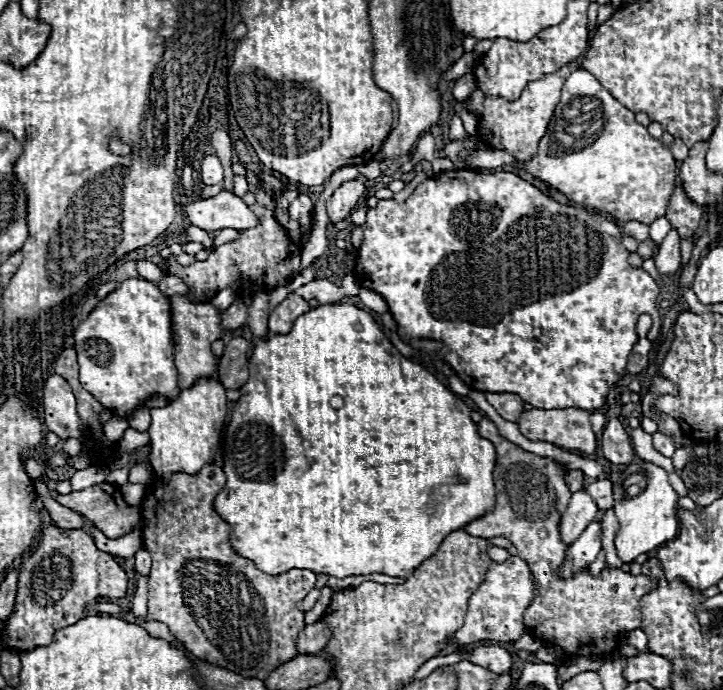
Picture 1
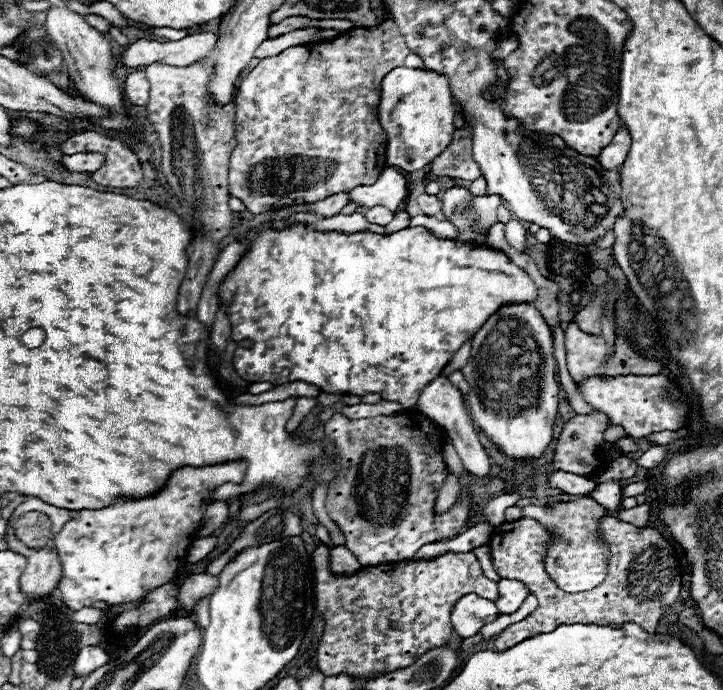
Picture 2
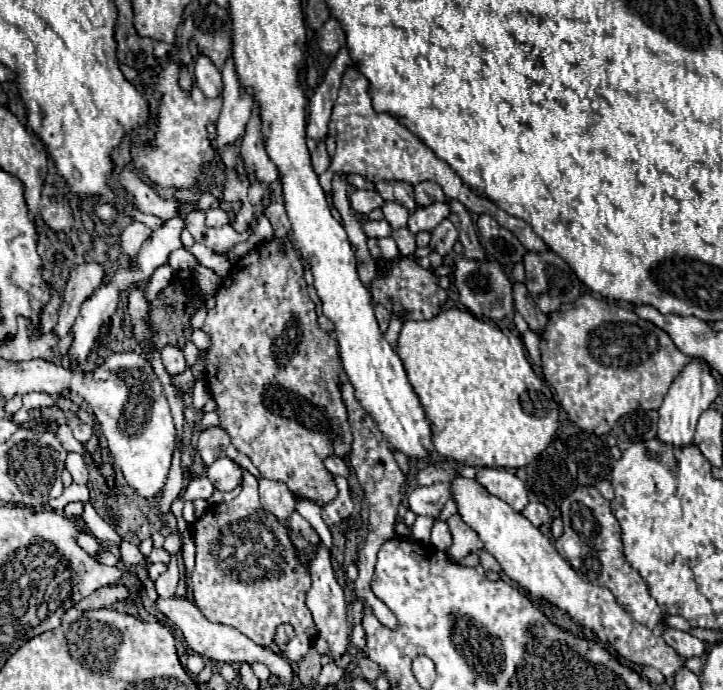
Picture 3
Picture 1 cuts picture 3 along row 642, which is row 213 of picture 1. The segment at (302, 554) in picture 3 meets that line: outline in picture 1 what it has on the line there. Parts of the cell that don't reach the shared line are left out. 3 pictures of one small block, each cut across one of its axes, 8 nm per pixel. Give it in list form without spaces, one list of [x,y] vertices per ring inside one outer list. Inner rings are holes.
[[[356,178],[356,180],[350,180],[350,182],[344,182],[330,198],[328,202],[328,216],[332,222],[340,222],[344,220],[354,208],[356,208],[356,202],[362,198],[362,194],[366,192],[366,186],[364,186],[364,180],[362,178]]]

